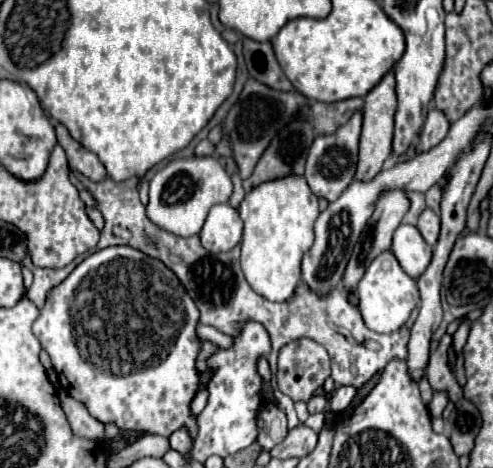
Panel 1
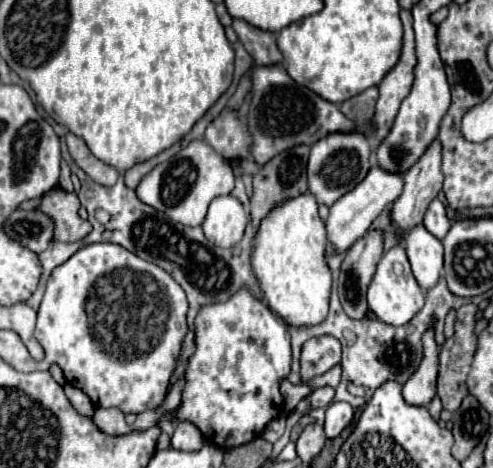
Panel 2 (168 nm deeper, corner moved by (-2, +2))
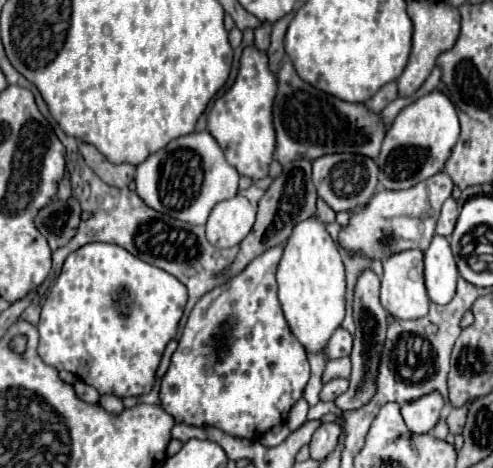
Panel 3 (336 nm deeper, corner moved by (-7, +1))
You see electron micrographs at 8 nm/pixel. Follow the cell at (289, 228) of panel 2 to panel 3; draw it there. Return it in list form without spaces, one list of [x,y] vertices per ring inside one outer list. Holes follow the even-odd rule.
[[[318,219],[302,221],[292,231],[278,265],[278,299],[290,331],[308,353],[324,353],[328,339],[340,327],[346,313],[346,277],[334,239]]]

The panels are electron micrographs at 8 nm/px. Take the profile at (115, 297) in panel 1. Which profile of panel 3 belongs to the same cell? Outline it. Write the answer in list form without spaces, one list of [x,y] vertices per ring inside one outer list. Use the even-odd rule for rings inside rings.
[[[88,243],[80,249],[76,249],[74,253],[68,255],[68,259],[64,261],[62,273],[56,281],[56,285],[50,289],[46,303],[42,305],[42,315],[40,315],[40,323],[38,323],[38,331],[40,331],[40,345],[38,345],[38,355],[42,357],[42,361],[46,365],[52,365],[56,369],[66,369],[74,375],[78,375],[82,381],[86,381],[88,385],[92,385],[100,395],[112,393],[116,397],[138,397],[142,393],[148,393],[154,385],[154,375],[160,363],[160,357],[164,353],[164,347],[168,341],[174,339],[176,331],[178,331],[178,321],[182,317],[182,307],[186,305],[186,287],[170,273],[134,257],[132,253],[128,253],[124,247],[114,245],[114,243]]]

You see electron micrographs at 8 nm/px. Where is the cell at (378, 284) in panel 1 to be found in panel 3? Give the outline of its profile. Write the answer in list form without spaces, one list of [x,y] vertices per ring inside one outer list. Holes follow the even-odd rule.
[[[420,249],[396,253],[384,261],[380,301],[384,309],[396,319],[420,319],[428,313],[430,299],[424,287],[424,253]]]

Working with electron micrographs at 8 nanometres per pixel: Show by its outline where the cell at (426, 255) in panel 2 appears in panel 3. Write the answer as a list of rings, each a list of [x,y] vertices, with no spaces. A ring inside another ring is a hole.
[[[434,235],[432,245],[424,251],[424,265],[428,297],[438,305],[450,303],[456,295],[460,273],[446,237]]]

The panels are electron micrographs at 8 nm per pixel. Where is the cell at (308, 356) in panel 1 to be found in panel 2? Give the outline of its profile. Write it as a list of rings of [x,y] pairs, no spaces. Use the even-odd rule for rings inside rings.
[[[319,336],[307,340],[299,356],[301,382],[305,384],[315,376],[325,374],[335,364],[339,364],[339,360],[341,360],[341,344],[333,336]]]

